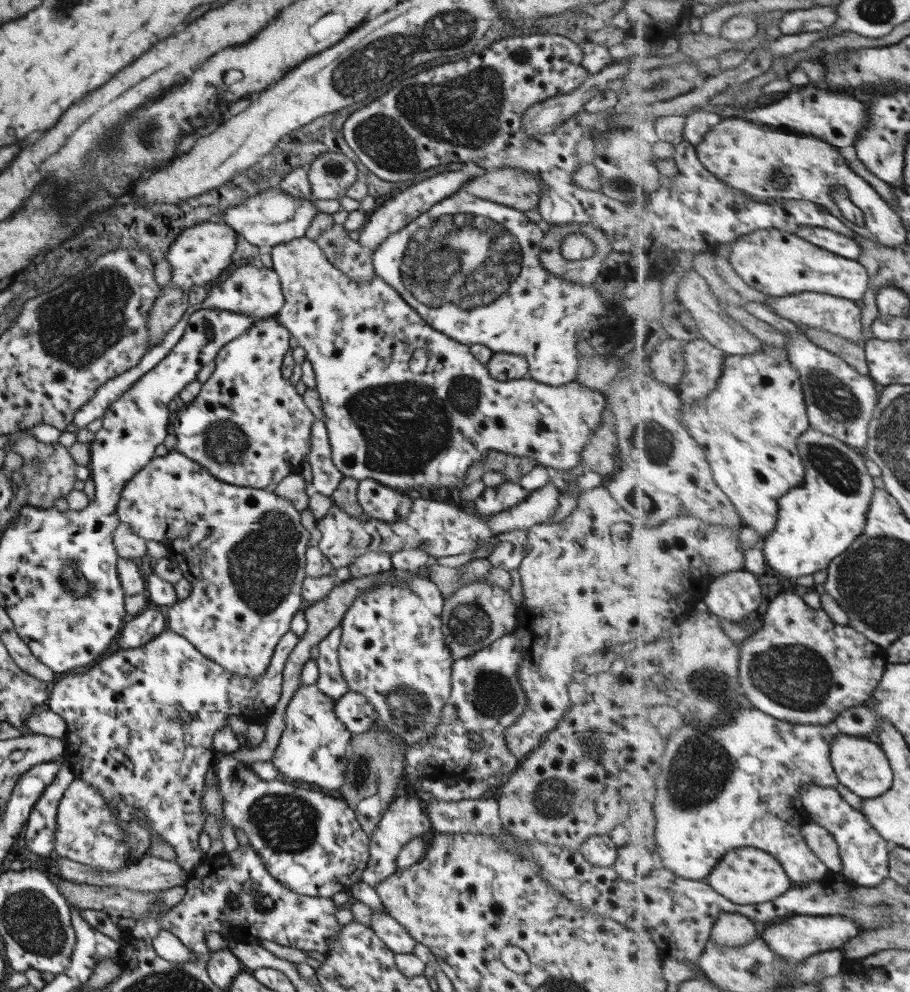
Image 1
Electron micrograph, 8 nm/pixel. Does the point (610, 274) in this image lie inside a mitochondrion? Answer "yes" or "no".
no

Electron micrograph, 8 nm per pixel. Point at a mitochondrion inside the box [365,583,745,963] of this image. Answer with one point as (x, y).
(700, 769)

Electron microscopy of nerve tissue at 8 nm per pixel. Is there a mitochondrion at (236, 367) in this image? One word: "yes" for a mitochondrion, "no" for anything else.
no

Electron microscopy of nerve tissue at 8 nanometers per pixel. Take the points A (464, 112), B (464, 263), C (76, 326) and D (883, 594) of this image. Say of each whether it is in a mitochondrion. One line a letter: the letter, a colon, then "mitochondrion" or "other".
A: mitochondrion
B: mitochondrion
C: mitochondrion
D: mitochondrion

